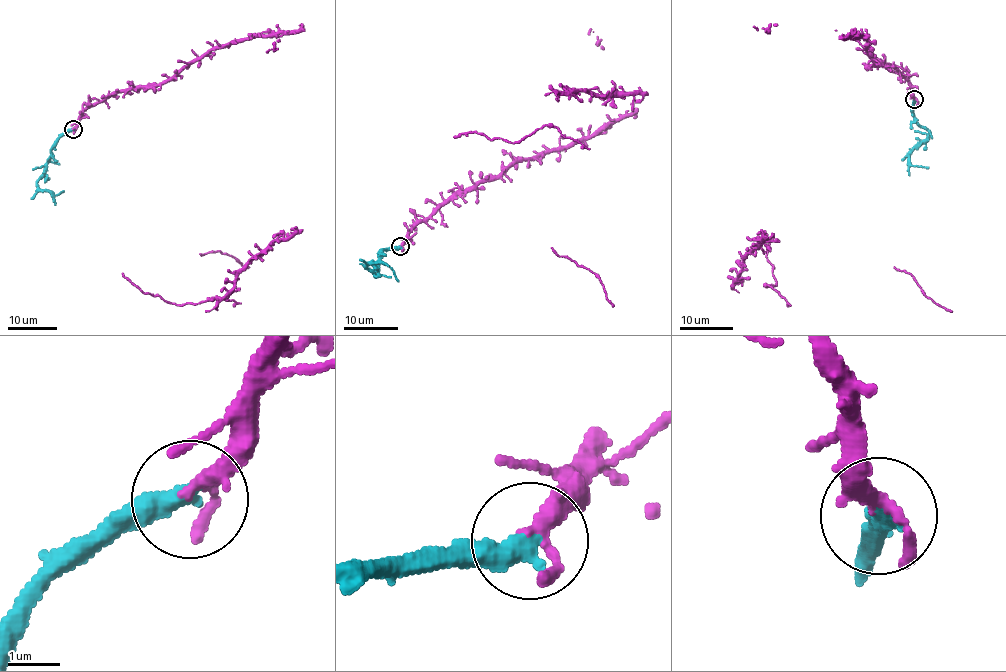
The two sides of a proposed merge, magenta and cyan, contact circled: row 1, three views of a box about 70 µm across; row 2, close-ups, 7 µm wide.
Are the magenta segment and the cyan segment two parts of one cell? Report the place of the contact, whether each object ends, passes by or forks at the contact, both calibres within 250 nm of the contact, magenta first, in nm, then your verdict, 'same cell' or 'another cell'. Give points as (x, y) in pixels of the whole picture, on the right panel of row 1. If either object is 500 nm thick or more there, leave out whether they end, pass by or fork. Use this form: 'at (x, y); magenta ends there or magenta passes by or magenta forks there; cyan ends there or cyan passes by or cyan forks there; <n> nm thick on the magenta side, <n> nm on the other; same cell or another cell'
at (914, 99); magenta passes by; cyan ends there; 240 nm thick on the magenta side, 440 nm on the other; same cell

